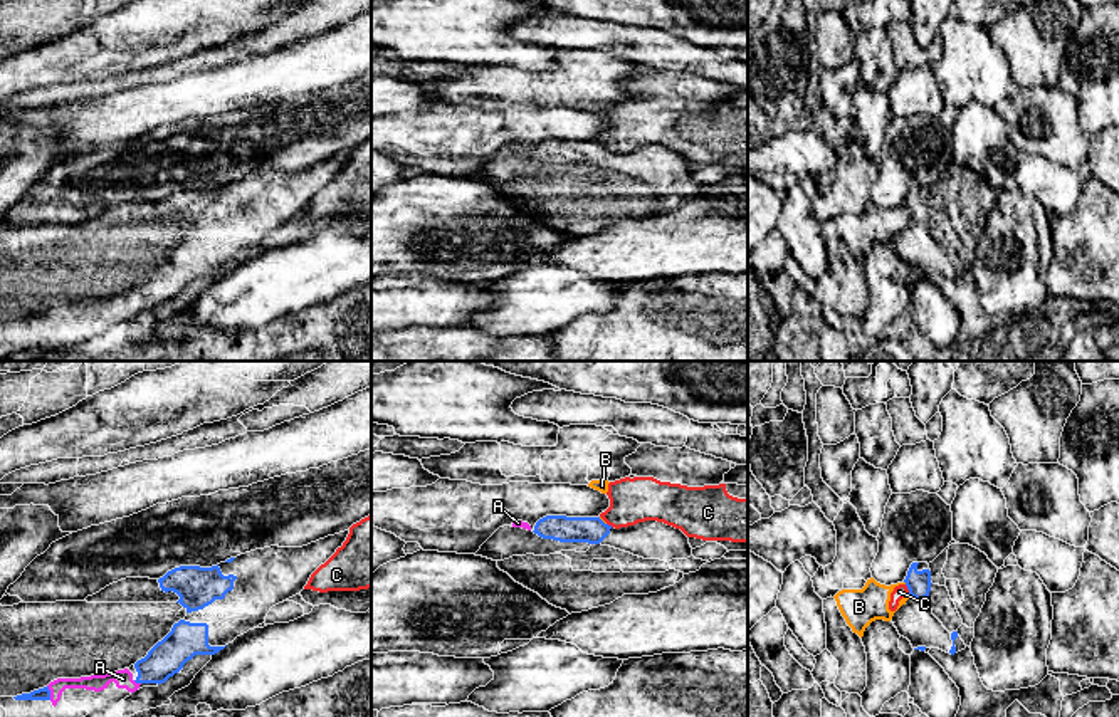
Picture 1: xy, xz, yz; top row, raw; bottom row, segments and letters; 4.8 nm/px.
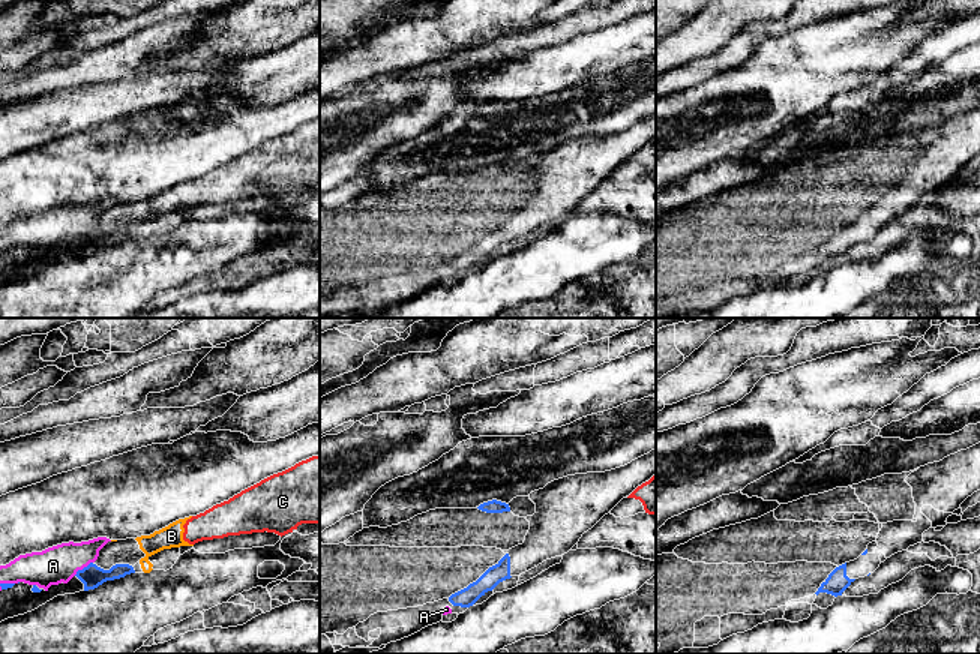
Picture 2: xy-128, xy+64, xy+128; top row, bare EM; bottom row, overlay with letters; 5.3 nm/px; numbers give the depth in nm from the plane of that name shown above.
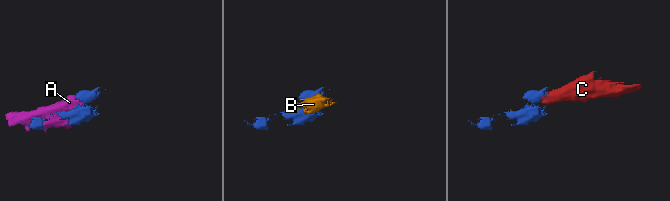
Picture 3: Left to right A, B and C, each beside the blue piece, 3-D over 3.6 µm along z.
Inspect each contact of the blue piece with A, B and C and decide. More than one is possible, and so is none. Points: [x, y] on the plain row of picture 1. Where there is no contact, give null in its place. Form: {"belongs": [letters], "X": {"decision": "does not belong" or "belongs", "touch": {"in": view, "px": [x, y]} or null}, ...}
{"belongs": ["A"], "A": {"decision": "belongs", "touch": {"in": "xy", "px": [49, 316]}}, "B": {"decision": "does not belong", "touch": {"in": "xz", "px": [602, 145]}}, "C": {"decision": "does not belong", "touch": {"in": "yz", "px": [908, 212]}}}

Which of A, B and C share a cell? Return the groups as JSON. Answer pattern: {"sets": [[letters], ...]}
{"sets": [["A"], ["B", "C"]]}

